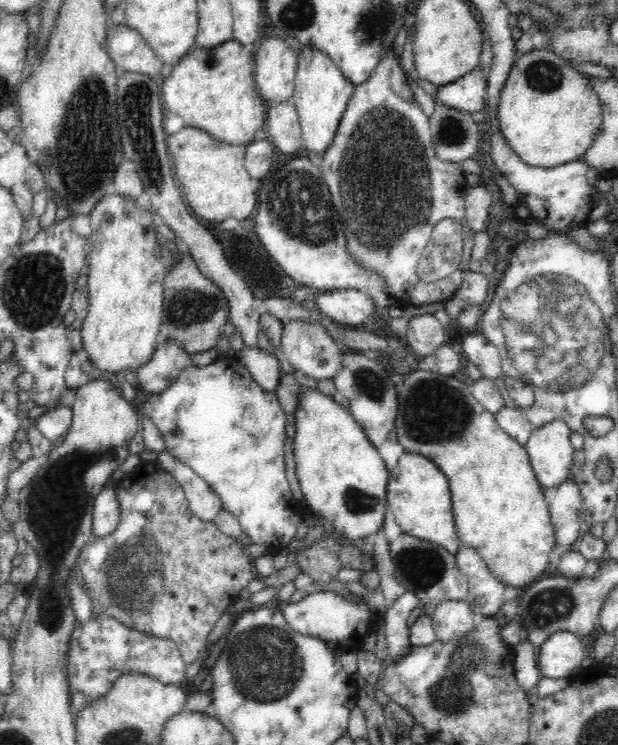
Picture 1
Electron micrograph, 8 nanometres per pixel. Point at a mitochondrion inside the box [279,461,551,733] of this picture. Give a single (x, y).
(452, 694)

